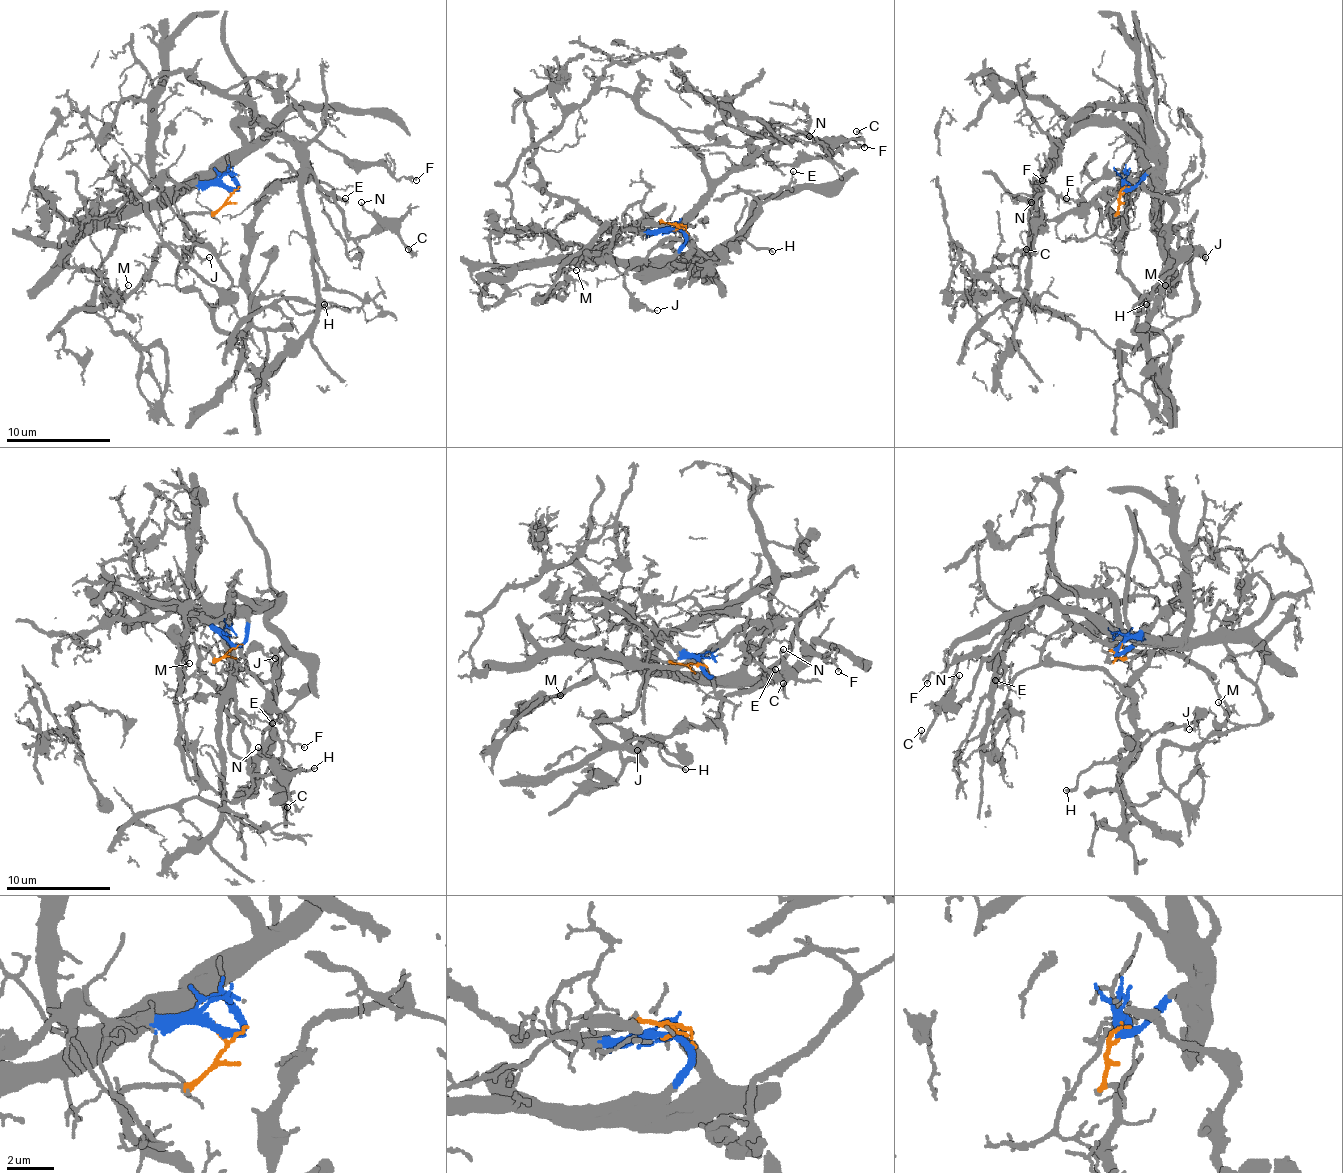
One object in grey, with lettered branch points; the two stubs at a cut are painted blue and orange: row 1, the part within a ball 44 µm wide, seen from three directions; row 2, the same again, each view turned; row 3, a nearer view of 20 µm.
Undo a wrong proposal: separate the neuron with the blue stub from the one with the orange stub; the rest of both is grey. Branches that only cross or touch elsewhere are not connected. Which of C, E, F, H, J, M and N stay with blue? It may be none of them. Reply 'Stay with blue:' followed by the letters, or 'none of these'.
Stay with blue: C, F, M, N

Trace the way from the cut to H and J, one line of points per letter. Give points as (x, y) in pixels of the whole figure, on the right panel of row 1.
H: (1123, 191), (1121, 259), (1139, 298), (1136, 333), (1155, 301), (1144, 296), (1134, 309), (1139, 314), (1147, 304)
J: (1123, 191), (1118, 209), (1123, 217), (1121, 259), (1142, 304), (1163, 291), (1199, 251), (1205, 257)

